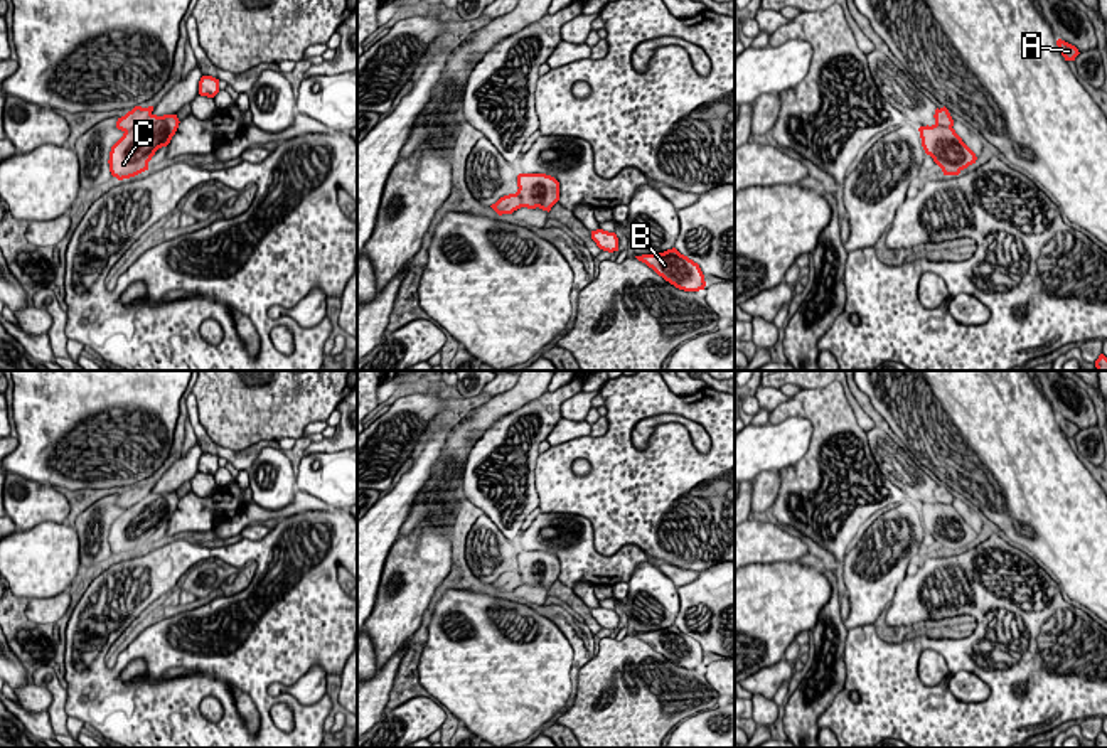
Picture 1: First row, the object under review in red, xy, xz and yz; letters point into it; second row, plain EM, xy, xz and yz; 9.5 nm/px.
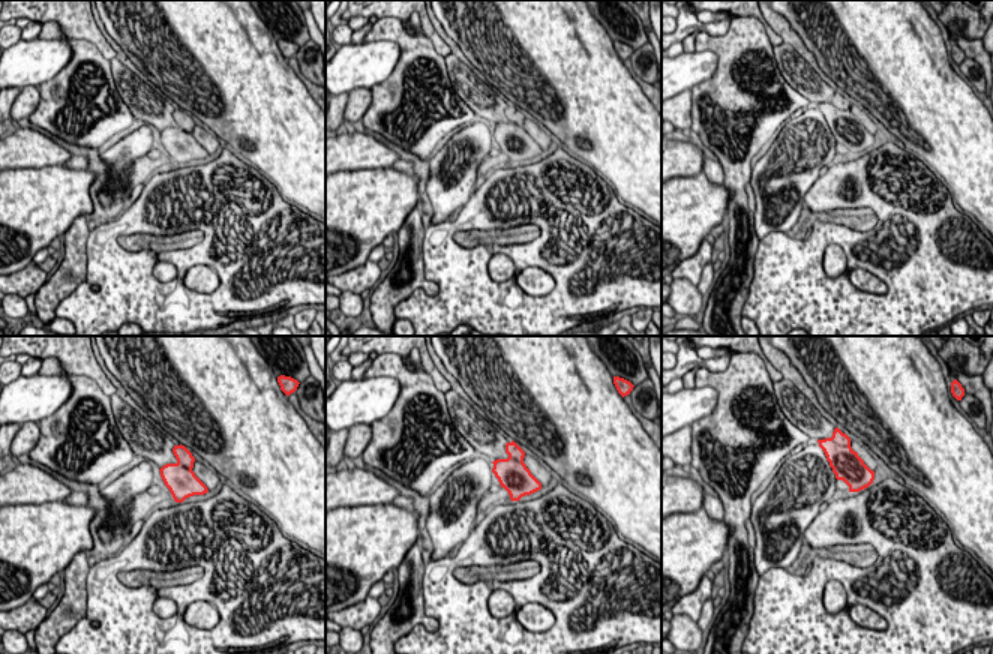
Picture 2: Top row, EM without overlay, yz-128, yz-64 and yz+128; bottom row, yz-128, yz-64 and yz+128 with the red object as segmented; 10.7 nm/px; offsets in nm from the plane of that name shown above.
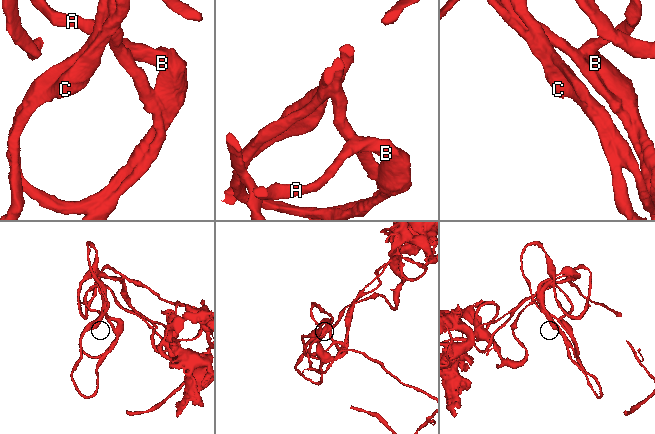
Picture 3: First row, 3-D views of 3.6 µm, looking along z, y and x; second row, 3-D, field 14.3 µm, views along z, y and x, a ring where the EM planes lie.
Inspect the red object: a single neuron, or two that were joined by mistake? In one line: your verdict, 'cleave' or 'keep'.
keep

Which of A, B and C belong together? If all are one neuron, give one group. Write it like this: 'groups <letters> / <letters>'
groups A B C

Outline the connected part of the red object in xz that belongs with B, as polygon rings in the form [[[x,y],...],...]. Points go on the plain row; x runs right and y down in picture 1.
[[[676,625],[635,635],[679,667],[699,669],[706,664],[699,642],[681,632]]]

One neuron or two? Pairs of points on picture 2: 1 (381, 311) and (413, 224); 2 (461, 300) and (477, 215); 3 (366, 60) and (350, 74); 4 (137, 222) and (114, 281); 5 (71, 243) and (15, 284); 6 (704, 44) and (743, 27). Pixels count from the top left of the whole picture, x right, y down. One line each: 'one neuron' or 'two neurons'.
1: one neuron
2: one neuron
3: one neuron
4: one neuron
5: two neurons
6: one neuron

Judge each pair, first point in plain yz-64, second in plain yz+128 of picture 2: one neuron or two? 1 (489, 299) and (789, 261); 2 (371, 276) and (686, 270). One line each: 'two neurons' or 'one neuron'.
1: one neuron
2: one neuron

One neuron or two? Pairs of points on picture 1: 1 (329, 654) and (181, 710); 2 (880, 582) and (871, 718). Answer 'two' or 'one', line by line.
1: one
2: two

